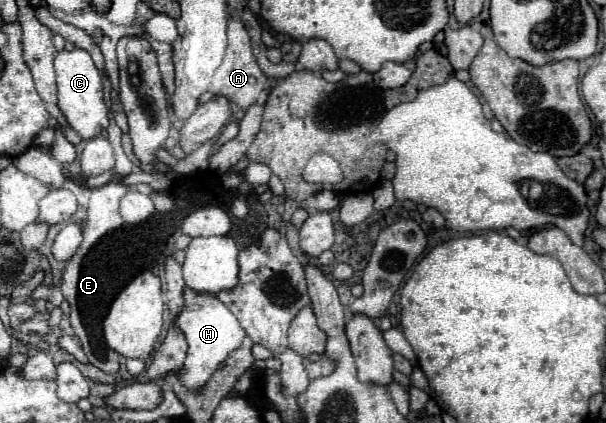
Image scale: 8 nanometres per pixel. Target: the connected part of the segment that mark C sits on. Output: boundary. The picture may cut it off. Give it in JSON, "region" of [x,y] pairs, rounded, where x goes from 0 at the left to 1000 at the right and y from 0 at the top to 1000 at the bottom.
{"region":[[[119,116],[119,121],[99,121],[89,139],[89,168],[92,168],[92,206],[96,206],[96,253],[109,281],[109,291],[135,324],[135,329],[155,329],[172,314],[178,300],[178,258],[172,248],[168,229],[168,187],[165,168],[155,154],[152,135],[139,116]]]}

